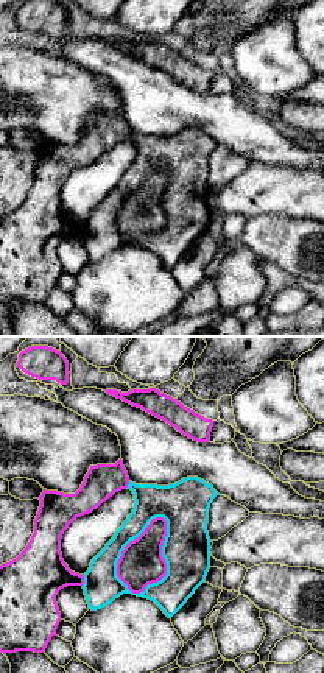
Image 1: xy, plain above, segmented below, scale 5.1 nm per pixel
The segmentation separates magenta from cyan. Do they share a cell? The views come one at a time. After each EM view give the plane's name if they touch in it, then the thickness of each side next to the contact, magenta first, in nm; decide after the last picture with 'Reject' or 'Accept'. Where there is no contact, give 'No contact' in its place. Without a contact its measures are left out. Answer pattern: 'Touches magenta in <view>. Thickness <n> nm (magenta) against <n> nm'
Touches magenta in xy. Thickness 220 nm (magenta) against 240 nm

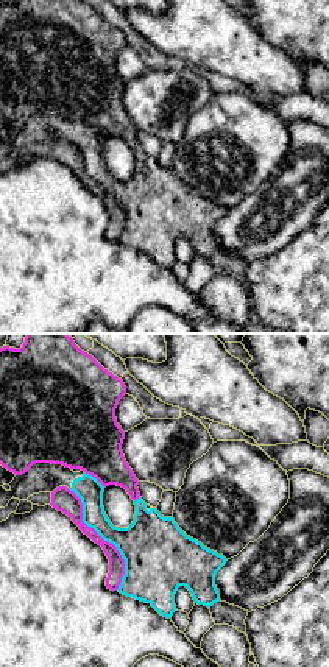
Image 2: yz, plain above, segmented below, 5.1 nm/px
Touches magenta in yz. Thickness 110 nm (magenta) against 300 nm

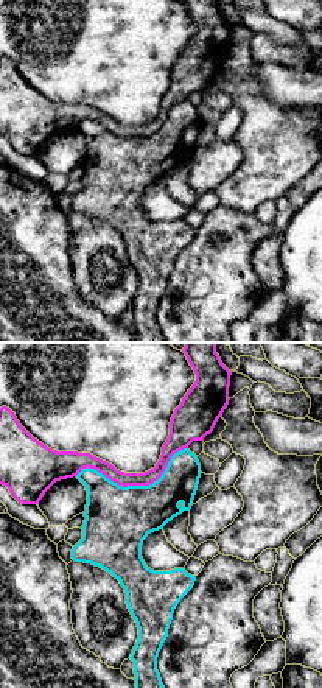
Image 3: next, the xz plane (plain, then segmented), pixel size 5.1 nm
Touches magenta in xz. Thickness 70 nm (magenta) against 340 nm

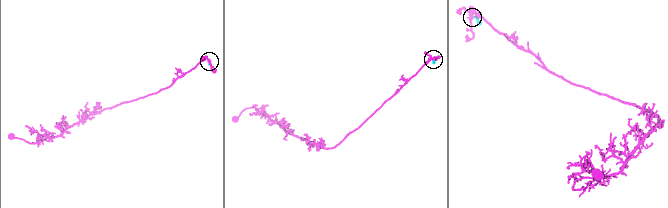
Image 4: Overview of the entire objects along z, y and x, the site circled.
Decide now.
Accept

